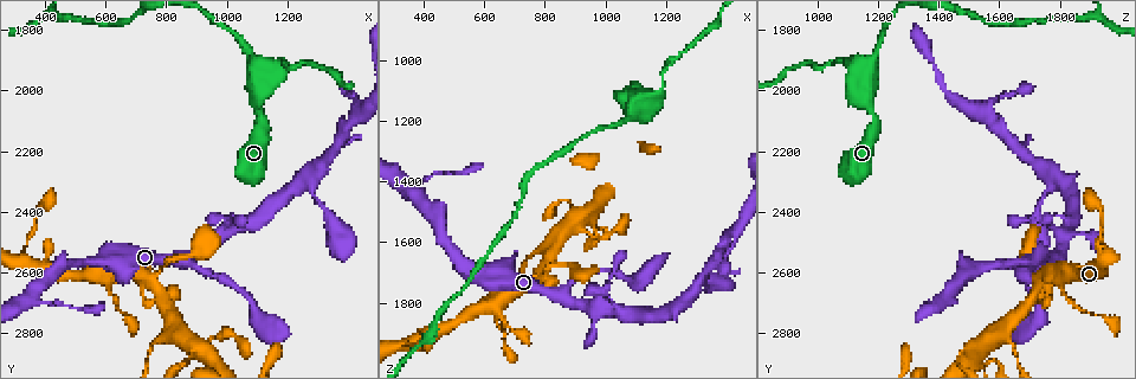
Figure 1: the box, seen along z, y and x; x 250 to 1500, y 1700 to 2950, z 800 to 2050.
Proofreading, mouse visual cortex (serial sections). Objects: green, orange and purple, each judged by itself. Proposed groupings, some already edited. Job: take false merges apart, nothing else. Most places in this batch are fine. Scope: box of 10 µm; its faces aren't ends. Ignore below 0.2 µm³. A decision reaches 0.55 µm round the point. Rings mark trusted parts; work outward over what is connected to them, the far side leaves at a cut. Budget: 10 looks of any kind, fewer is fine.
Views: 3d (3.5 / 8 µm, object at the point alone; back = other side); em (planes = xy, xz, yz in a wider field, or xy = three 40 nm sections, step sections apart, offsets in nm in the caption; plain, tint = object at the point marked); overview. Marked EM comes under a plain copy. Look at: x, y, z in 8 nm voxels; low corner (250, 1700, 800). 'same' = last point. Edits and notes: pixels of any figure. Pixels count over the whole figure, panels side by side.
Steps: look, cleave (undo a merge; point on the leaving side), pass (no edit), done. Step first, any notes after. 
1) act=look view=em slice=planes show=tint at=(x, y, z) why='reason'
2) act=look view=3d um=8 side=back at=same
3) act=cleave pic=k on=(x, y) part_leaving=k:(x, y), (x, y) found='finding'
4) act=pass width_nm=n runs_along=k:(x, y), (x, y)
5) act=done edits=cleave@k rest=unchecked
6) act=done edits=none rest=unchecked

act=look view=3d um=8 at=(890, 2840, 1550) why='arms run side by side'

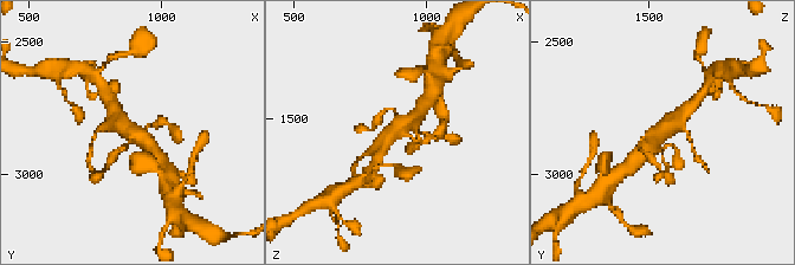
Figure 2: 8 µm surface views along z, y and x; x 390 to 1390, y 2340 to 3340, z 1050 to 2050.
act=look view=em slice=xy step=1 show=tint at=same why='need the tissue'

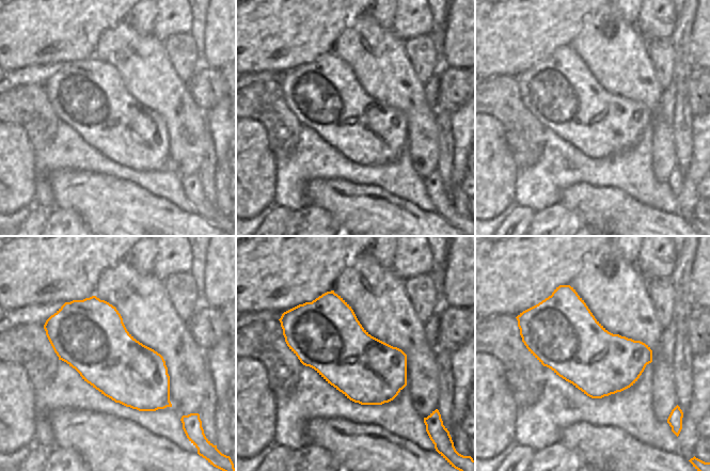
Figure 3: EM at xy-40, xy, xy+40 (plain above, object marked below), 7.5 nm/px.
act=pass runs_along=2:(377, 154), (387, 136), (418, 114) found='continuous, no second cell'

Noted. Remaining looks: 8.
act=look view=3d um=3.5 at=(900, 2570, 1720) why='thick turns thin'

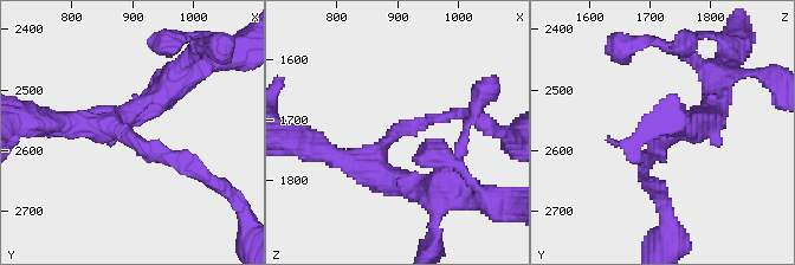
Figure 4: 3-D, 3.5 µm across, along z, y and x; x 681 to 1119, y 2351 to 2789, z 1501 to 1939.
act=look view=em slice=xy step=3 show=tint at=(905, 2580, 1720) arm_widths_nm=150,300 why='need the tissue'

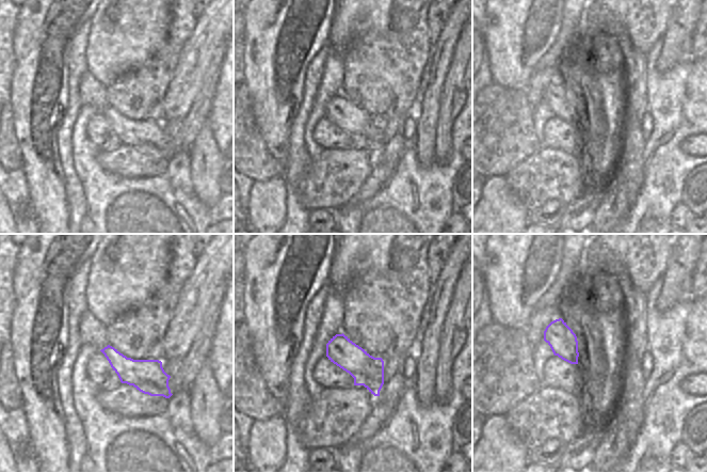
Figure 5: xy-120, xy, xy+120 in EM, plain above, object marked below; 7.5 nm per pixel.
act=pass runs_along=4:(68, 123), (111, 127), (198, 170) found='continuous, no second cell'

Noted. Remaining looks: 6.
act=look view=3d um=8 at=(1260, 2280, 1790) why='a fork'

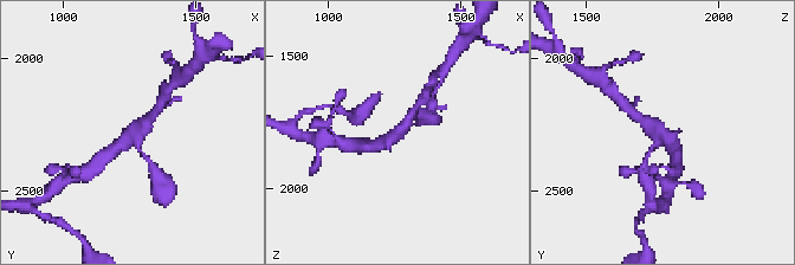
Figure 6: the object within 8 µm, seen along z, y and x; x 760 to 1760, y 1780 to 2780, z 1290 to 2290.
act=look view=em slice=planes show=tint at=same arms=3 arm_widths_nm=150,300,350

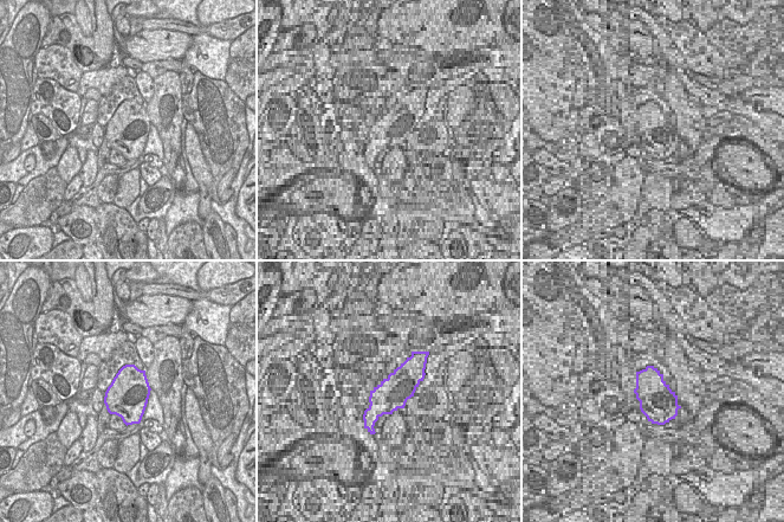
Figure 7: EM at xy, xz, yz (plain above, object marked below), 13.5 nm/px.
act=pass runs_along=6:(372, 146), (402, 129), (415, 109) found='all the same cell'

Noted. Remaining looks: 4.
act=look view=3d um=8 at=(1150, 1950, 1120) why='sudden change in width'

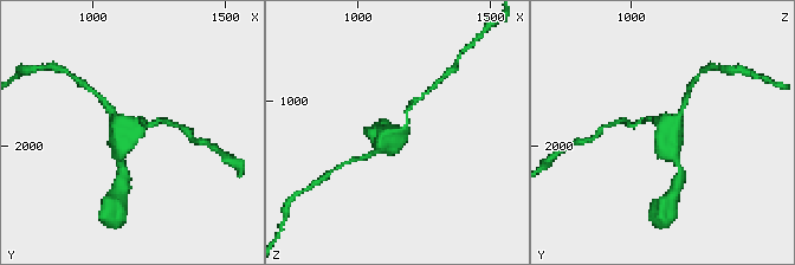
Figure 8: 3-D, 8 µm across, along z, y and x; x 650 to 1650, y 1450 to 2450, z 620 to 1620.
act=look view=3d um=3.5 at=same why='closer look'

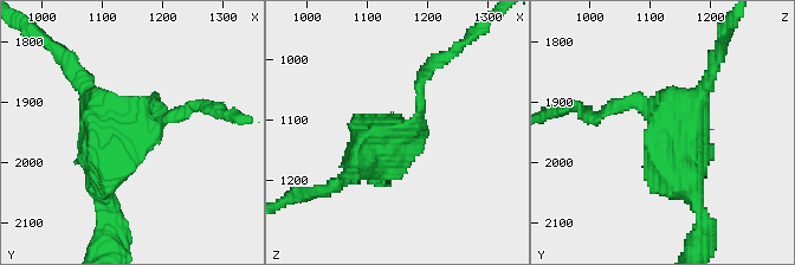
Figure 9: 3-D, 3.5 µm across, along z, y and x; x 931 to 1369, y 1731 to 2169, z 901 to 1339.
act=look view=em slice=xy step=5 show=tint at=(1150, 1945, 1130) why='shape alone is not enough'

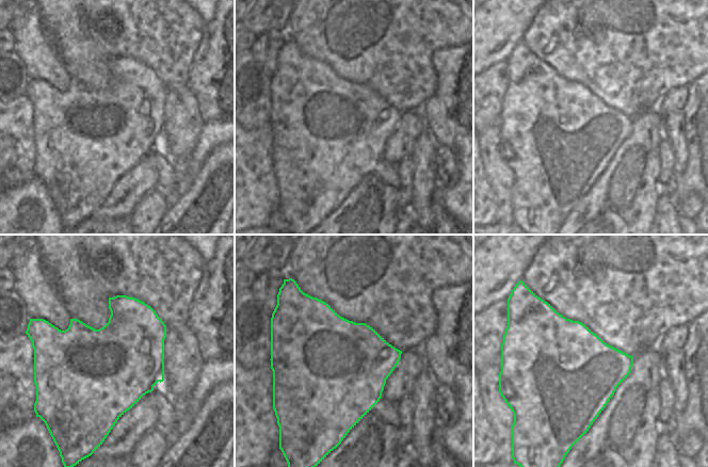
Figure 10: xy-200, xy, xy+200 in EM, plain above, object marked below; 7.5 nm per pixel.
act=pass found='all the same cell'

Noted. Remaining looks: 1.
act=done edits=none rest=unchecked

